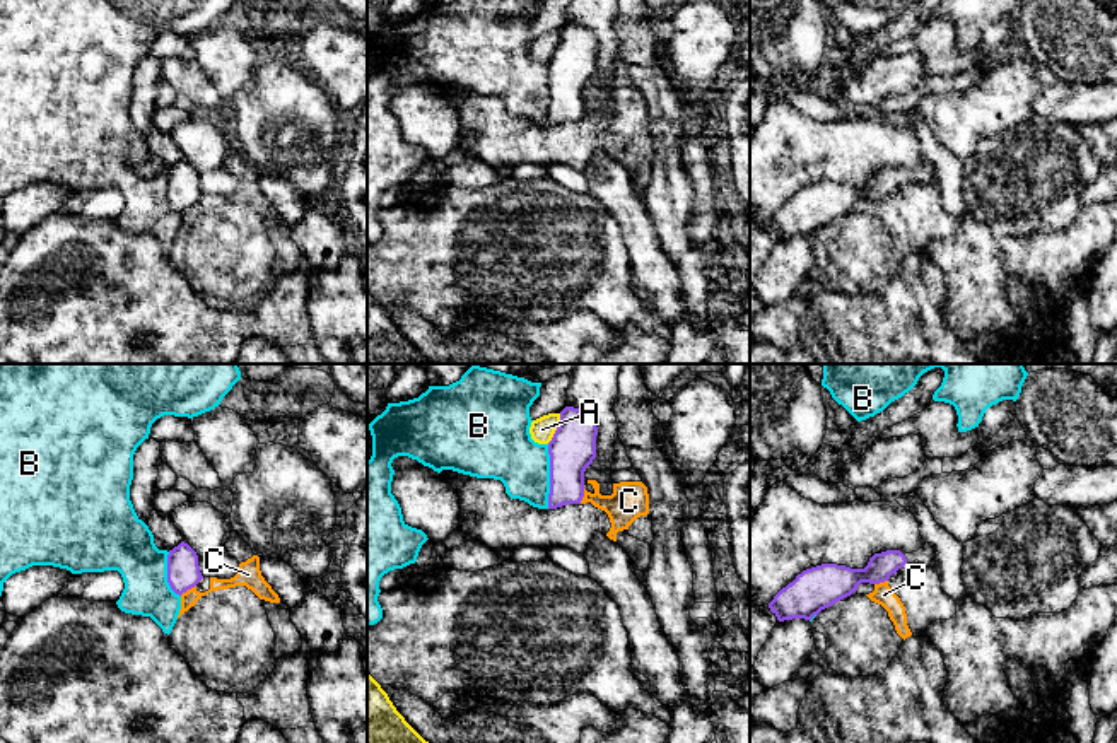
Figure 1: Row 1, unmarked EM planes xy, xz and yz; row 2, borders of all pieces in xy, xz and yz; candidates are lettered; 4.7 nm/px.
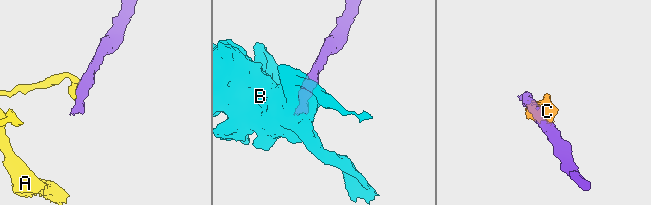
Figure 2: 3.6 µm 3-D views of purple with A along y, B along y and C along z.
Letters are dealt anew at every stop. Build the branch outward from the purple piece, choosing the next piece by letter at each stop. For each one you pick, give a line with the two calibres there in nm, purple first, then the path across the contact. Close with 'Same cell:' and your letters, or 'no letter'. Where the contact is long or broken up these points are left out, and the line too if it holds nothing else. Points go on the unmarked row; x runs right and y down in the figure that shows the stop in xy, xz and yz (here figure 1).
Same cell: no letter

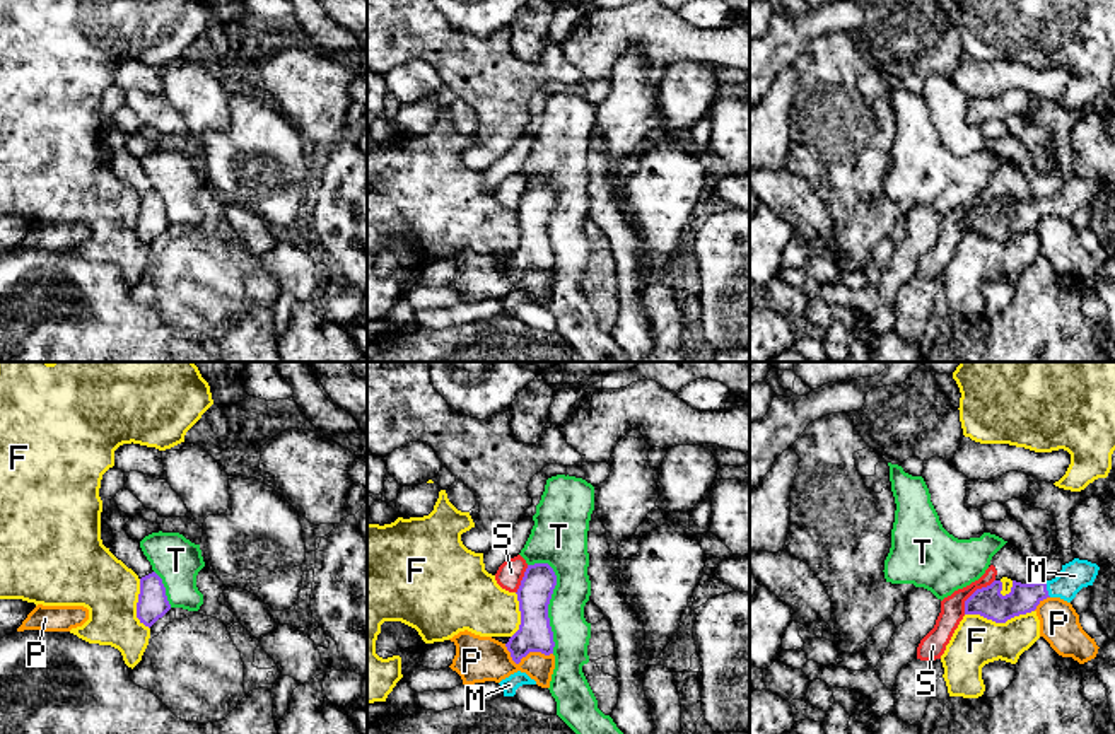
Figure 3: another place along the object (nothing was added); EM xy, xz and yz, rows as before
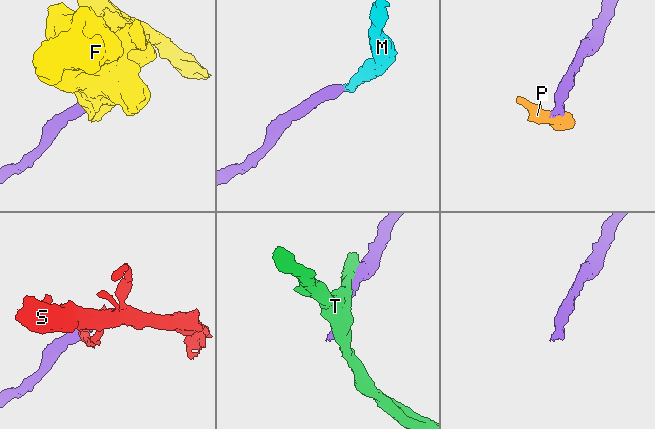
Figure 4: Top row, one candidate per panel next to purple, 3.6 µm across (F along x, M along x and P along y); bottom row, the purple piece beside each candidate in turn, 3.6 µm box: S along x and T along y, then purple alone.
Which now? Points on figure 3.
M: Thickness 140 nm (purple) against 140 nm. Path across: yz (1023, 215), (1045, 207), (1064, 203), (1074, 193)
Same cell: M

